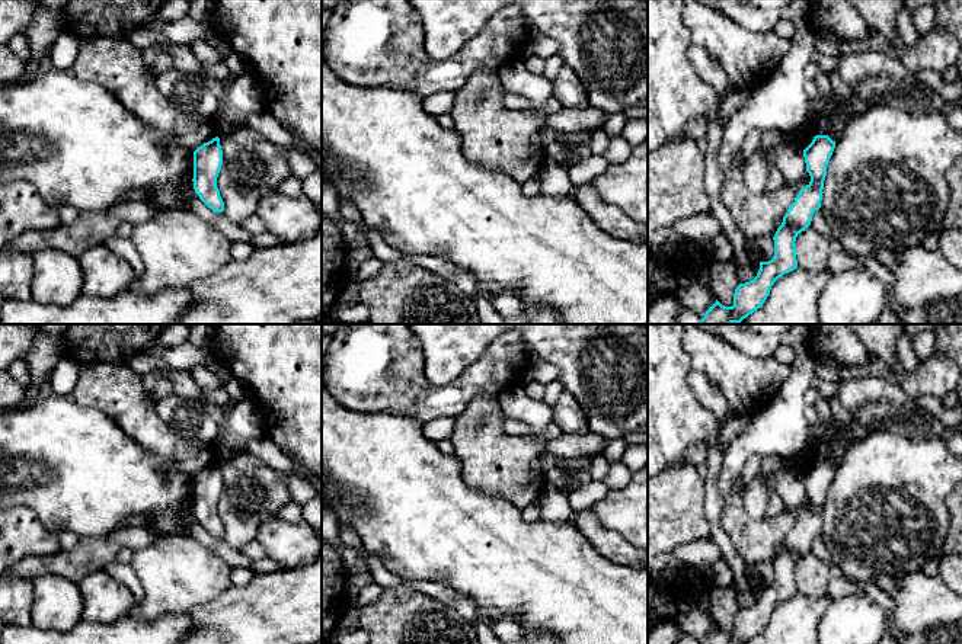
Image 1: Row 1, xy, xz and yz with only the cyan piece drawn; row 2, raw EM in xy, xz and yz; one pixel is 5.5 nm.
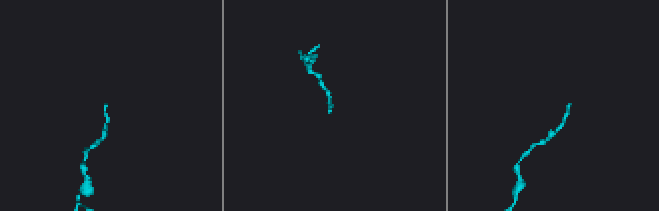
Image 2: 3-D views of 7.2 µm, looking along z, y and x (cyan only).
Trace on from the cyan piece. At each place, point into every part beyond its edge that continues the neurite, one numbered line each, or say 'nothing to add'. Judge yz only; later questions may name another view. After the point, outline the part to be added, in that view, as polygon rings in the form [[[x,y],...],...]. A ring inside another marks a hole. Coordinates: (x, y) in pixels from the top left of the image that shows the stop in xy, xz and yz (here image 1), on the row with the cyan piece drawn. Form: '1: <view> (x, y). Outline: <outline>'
nothing to add

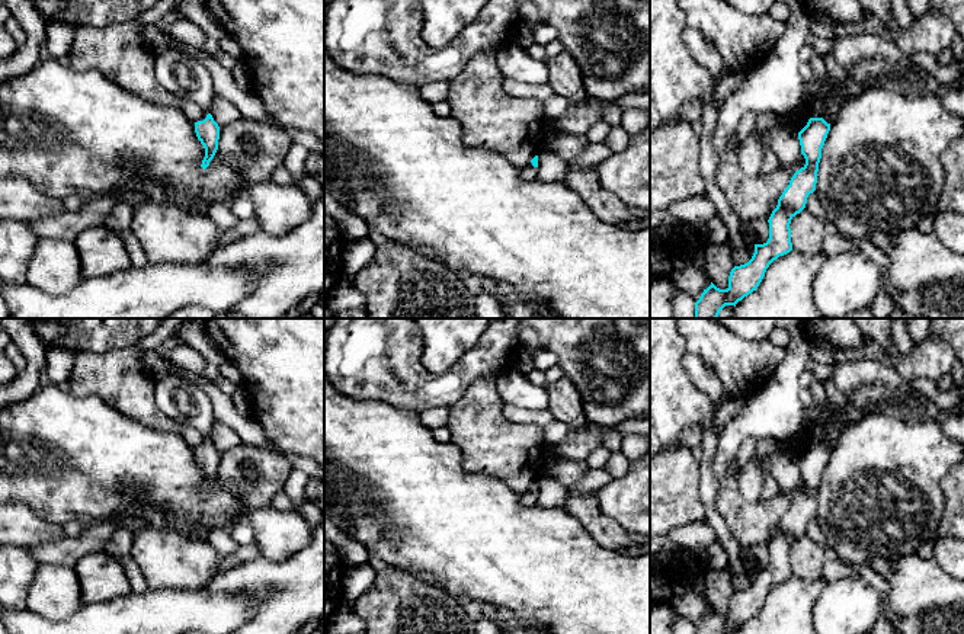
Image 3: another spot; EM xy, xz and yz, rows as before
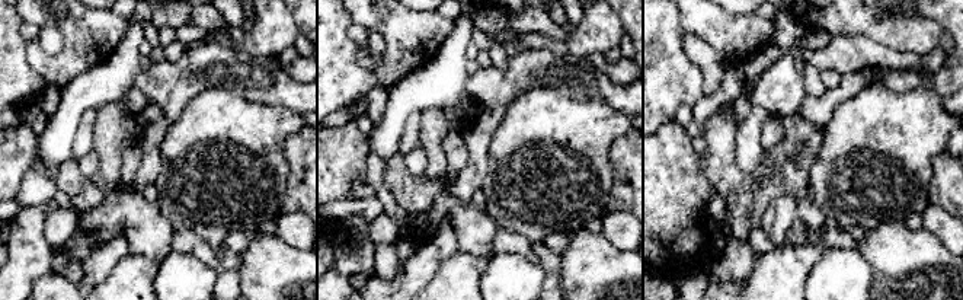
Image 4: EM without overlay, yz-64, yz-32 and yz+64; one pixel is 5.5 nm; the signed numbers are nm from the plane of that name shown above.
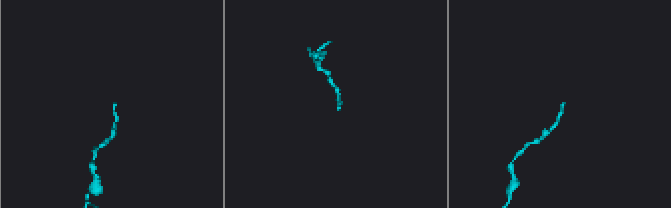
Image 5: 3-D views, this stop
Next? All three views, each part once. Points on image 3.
1: xy (178, 71). Outline: [[[166,49],[156,55],[156,77],[167,90],[193,102],[204,112],[201,121],[206,118],[217,95],[212,76],[199,60],[177,49]]]

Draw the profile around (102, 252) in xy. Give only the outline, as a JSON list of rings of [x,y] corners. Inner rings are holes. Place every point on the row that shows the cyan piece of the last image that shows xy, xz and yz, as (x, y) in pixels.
[[[105,225],[84,228],[74,240],[83,279],[113,275],[132,268],[124,241]]]

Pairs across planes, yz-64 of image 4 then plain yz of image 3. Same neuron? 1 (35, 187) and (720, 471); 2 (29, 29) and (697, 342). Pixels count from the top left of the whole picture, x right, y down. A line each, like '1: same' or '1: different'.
1: same
2: different

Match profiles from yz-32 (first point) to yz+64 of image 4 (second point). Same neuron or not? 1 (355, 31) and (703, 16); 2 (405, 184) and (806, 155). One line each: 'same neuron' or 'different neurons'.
1: different neurons
2: same neuron

